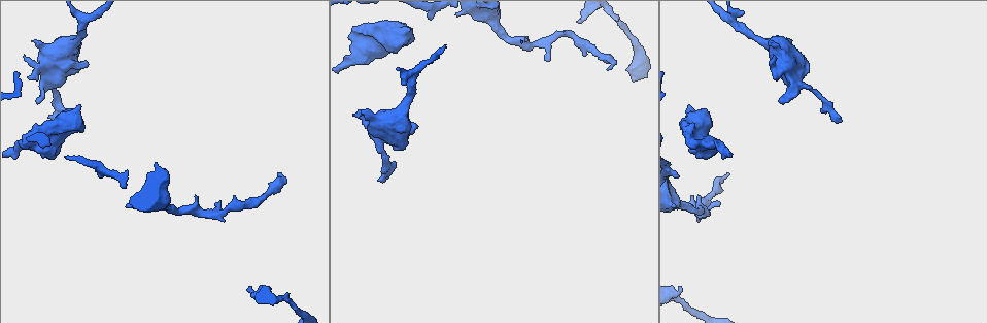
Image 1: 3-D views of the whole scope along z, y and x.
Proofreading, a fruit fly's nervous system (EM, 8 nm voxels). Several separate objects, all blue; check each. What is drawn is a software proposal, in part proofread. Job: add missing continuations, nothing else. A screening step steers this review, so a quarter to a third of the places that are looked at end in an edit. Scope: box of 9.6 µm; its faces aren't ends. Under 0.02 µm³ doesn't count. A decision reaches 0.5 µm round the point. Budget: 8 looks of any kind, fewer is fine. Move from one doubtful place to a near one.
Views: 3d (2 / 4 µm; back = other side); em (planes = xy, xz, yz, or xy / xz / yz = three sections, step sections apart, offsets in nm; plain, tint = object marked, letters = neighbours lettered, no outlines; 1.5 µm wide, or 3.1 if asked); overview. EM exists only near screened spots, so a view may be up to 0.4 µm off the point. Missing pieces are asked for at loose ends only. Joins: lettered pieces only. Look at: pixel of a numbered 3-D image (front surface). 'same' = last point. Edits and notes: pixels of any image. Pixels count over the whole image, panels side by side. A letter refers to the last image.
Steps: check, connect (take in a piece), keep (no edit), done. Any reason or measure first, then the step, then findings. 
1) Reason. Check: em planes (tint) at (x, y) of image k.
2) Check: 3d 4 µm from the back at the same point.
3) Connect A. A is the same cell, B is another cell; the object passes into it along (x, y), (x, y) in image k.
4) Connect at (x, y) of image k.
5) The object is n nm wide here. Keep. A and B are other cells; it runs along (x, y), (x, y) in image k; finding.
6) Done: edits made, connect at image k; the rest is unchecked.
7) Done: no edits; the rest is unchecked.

Branch stops here. Check: 3d 4 µm at (358, 26) of image 1.

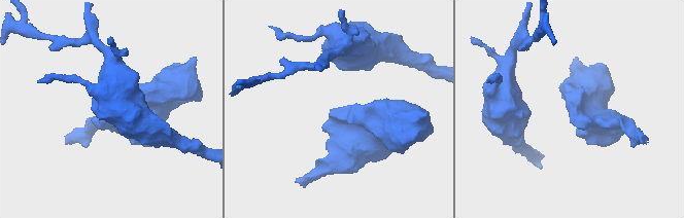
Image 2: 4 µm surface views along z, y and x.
Check: em planes (letters) at (572, 105) of image 2.

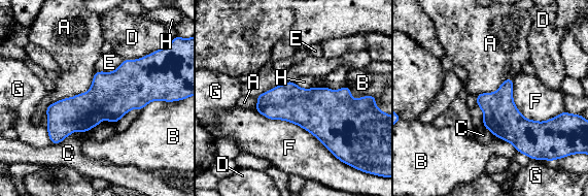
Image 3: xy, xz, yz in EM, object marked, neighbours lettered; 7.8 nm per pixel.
Keep. A, B, C, D, E, F, G and H are other cells; no lettered piece goes on from it.

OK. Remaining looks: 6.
Free end. Check: 3d 2 µm at (581, 22) of image 1.

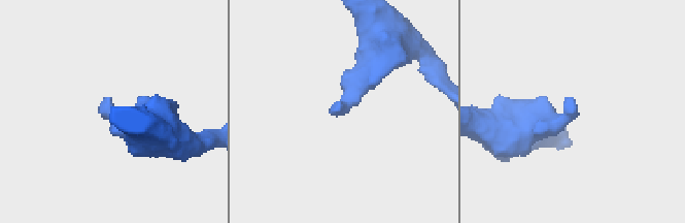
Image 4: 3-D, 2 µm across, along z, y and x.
Need the tissue. Check: em planes (letters) at (573, 98) of image 4.

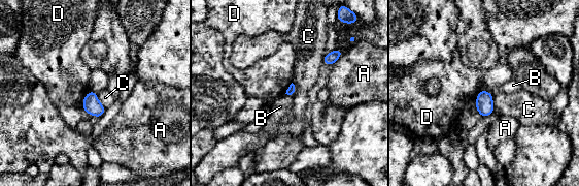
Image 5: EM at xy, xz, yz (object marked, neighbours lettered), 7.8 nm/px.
Keep. A, B, C and D are other cells; none of them fits.

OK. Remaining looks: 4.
An open end. Check: em xz step 4 (tint) at (772, 43) of image 1.

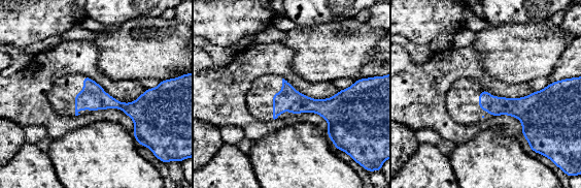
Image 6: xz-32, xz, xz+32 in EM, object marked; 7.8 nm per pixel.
Cut it another way. Check: em planes (letters) at the same point.

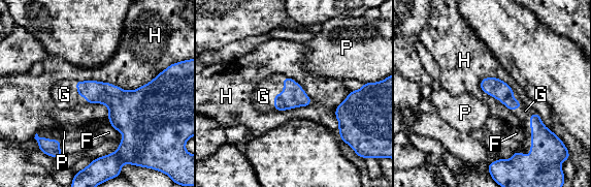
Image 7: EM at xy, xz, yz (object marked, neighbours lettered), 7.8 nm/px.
Connect G. G is the same cell, F, H and P are other cells; it goes on there.

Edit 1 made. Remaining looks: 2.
Done: edits made, connect at image 7; the rest is unchecked.

